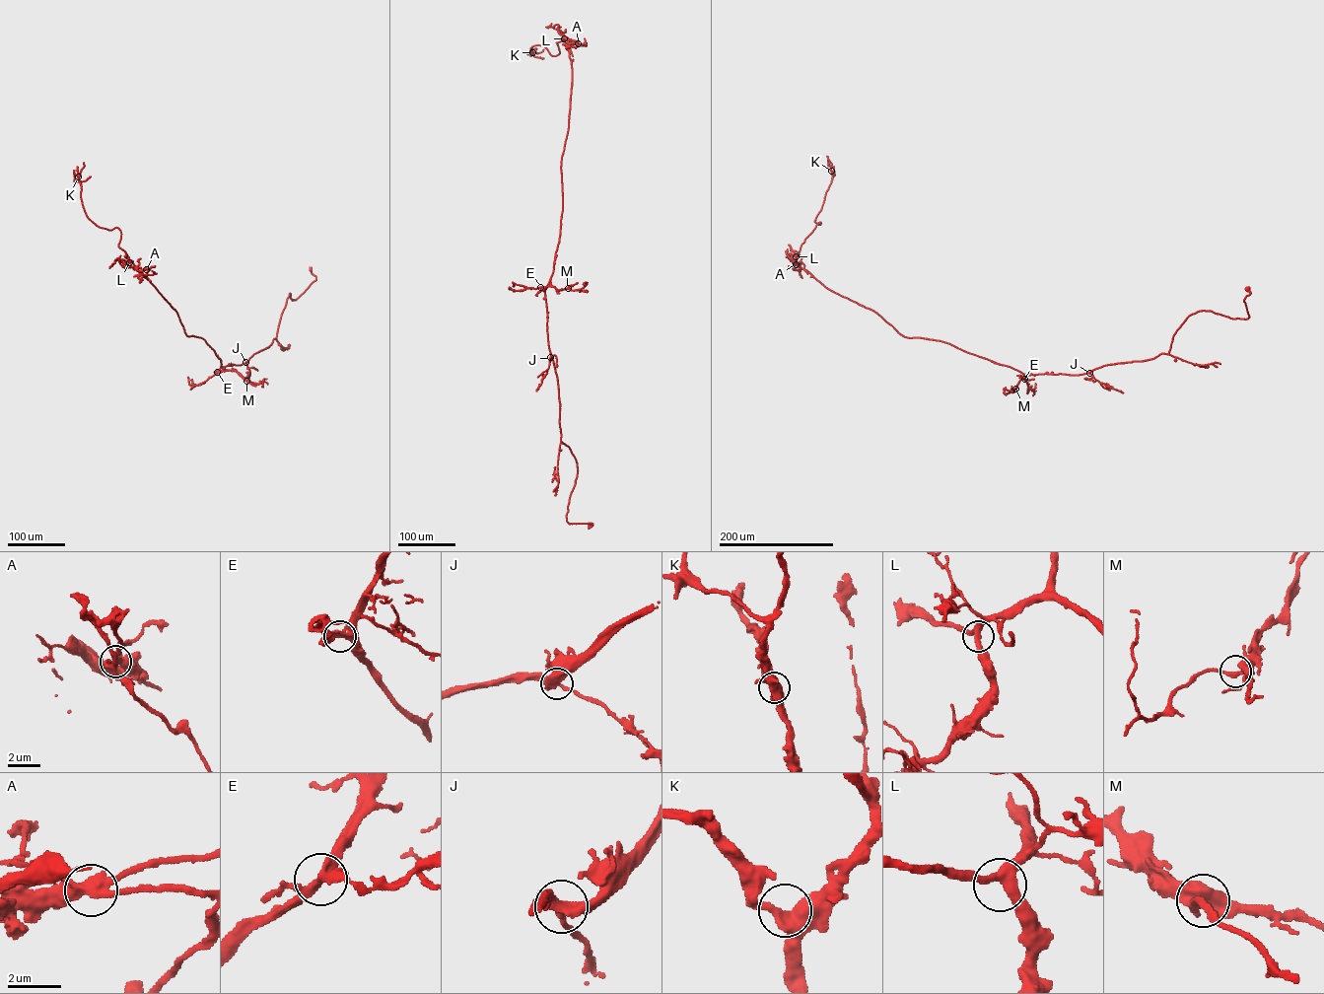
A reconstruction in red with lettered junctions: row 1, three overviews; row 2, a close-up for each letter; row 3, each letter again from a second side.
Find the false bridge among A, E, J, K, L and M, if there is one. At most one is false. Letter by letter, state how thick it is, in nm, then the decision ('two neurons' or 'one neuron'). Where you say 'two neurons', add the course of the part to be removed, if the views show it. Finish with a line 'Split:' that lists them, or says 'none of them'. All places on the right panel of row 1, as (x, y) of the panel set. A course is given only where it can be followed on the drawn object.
A: 360 nm thick; two neurons
E: 320 nm thick; one neuron
J: 320 nm thick; one neuron
K: 400 nm thick; one neuron
L: 360 nm thick; one neuron
M: 320 nm thick; one neuron
Split: A

